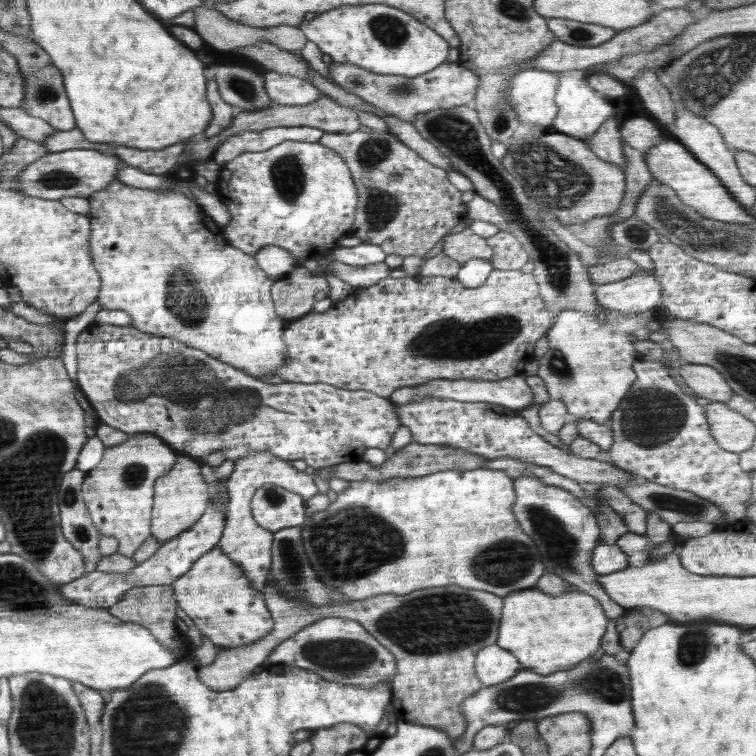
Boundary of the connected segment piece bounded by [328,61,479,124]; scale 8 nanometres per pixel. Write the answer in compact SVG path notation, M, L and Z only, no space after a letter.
M444 62L429 73L417 77L372 73L350 63L330 63L328 72L333 81L346 92L358 95L366 102L385 110L386 113L413 122L419 113L428 113L436 109L451 109L457 106L472 104L479 85L479 74L469 67L460 66L457 62Z

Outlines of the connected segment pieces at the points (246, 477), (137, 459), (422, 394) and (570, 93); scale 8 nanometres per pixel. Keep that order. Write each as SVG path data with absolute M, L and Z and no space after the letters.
M266 451L248 453L247 457L234 461L234 470L225 481L229 501L227 502L227 514L225 527L217 546L224 554L227 554L241 569L252 586L262 592L263 586L270 574L273 543L273 533L258 523L253 518L251 511L251 498L257 488L264 484L276 484L286 490L295 492L306 500L312 498L318 491L312 476L304 471L298 471L288 461L275 457Z
M134 433L121 445L105 447L101 461L90 472L85 473L81 486L83 501L101 536L111 536L119 542L118 554L132 559L132 555L151 535L154 483L175 463L175 458L175 450L161 438L150 433Z
M524 374L514 375L496 382L468 380L467 378L461 378L460 380L438 379L428 381L426 384L398 389L388 400L395 405L406 405L409 402L420 402L424 398L442 398L458 402L491 402L492 404L518 410L528 408L534 402L534 394L532 394L532 389L528 386Z
M581 70L557 73L559 85L556 87L554 102L558 105L558 115L554 118L552 129L558 133L583 141L590 140L594 132L615 115L614 105L603 92L594 90L588 82L588 75Z

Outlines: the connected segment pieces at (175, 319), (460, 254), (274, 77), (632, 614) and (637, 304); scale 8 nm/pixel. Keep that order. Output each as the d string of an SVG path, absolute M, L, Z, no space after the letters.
M113 181L106 189L100 190L87 198L90 210L86 214L90 221L90 258L93 266L101 278L99 295L102 309L125 310L131 316L131 324L143 333L168 337L184 345L201 350L212 358L225 362L227 365L244 371L247 375L261 379L264 376L272 376L285 362L287 344L283 341L283 332L287 321L277 315L271 286L275 283L256 263L256 260L244 254L238 248L232 248L226 240L224 229L218 226L204 210L189 200L184 194L177 191L154 191L138 189L126 184Z
M469 227L461 232L452 233L444 237L442 254L461 266L472 259L482 259L490 262L494 252L487 245L484 237L474 234Z
M267 71L264 77L266 92L275 104L300 106L321 97L321 92L314 85L297 76Z
M650 608L627 610L619 625L619 640L622 648L630 652L648 630L667 623L668 616L666 614L654 612Z
M641 270L628 278L596 285L595 297L598 304L607 309L617 310L619 313L636 314L650 309L655 309L661 305L662 287L655 279L655 273Z

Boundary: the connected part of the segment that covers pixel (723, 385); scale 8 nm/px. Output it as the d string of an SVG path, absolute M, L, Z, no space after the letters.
M681 362L676 371L697 396L718 403L728 403L732 398L733 390L724 377L711 366Z

